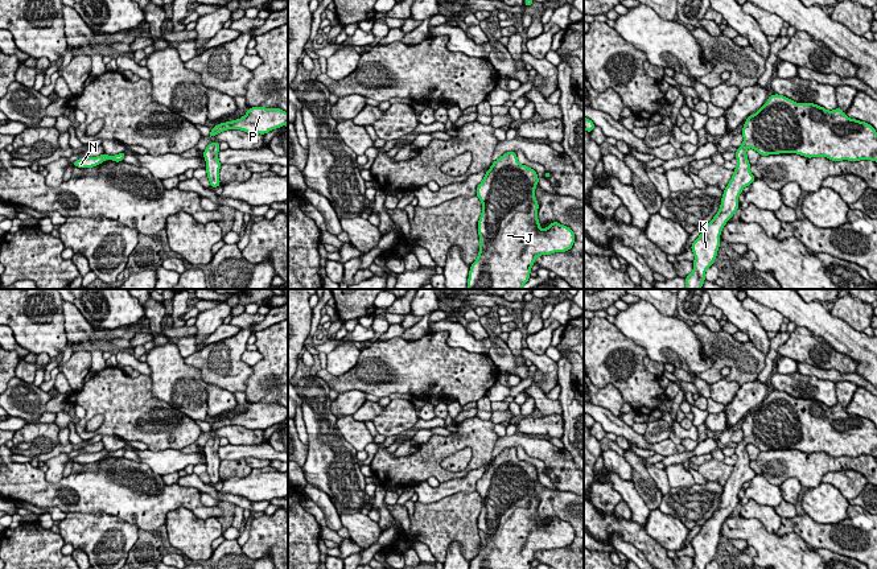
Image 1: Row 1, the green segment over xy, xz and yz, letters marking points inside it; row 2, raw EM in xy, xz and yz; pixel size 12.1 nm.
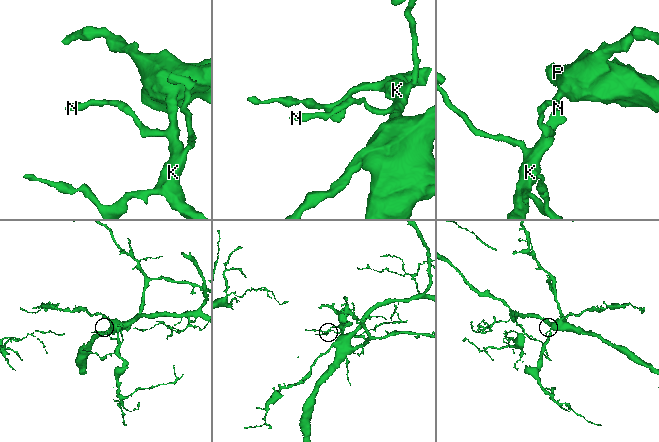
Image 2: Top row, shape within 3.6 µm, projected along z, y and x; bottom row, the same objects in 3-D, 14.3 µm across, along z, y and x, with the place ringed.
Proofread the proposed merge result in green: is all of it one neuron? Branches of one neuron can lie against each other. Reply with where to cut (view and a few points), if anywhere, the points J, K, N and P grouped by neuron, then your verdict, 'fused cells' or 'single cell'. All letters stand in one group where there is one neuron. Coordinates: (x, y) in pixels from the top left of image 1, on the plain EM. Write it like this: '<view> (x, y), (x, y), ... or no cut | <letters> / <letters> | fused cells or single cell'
no cut | J K N P | single cell

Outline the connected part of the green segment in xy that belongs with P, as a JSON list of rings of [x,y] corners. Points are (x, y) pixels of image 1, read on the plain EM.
[[[251,403],[243,413],[215,421],[210,425],[210,433],[227,425],[240,425],[251,430],[265,430],[285,420],[288,420],[288,409],[285,407],[272,403]]]

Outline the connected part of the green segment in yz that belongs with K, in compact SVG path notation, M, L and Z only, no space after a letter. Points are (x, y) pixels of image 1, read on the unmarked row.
M773 389L755 409L745 416L741 429L744 438L734 448L738 459L724 486L719 508L691 541L695 551L693 566L691 569L705 569L713 560L720 543L722 523L737 507L740 502L738 491L742 488L742 485L755 475L749 466L748 444L755 445L761 452L796 449L807 454L824 452L832 457L872 455L877 458L876 425L869 418L849 415L840 403L828 407L814 399L796 399L783 391Z

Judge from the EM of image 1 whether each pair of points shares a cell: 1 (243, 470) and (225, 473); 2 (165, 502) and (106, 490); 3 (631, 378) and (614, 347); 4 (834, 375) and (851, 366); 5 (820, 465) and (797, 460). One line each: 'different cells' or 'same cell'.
1: same cell
2: same cell
3: same cell
4: different cells
5: same cell

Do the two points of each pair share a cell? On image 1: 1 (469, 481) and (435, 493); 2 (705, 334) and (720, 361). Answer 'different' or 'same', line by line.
1: same
2: same

